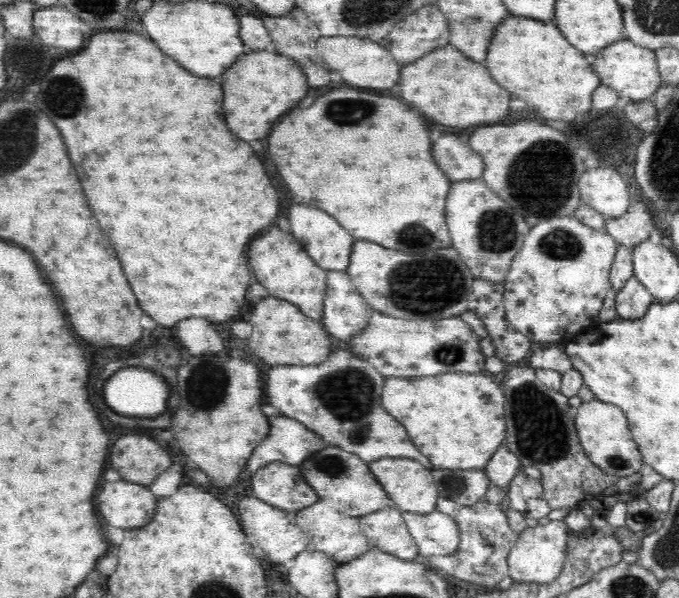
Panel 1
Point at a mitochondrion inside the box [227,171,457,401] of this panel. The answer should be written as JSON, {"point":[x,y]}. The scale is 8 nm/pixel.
{"point":[415,237]}

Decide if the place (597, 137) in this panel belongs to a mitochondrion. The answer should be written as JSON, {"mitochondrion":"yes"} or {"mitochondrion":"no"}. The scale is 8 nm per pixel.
{"mitochondrion":"no"}

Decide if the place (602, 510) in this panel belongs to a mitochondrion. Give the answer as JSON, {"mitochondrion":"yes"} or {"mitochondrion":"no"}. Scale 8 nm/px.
{"mitochondrion":"no"}

